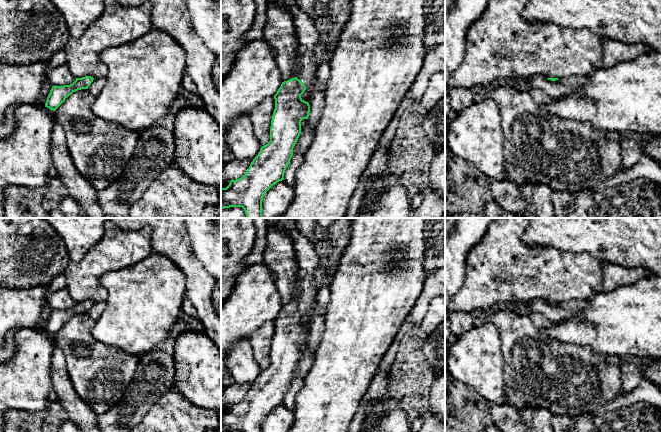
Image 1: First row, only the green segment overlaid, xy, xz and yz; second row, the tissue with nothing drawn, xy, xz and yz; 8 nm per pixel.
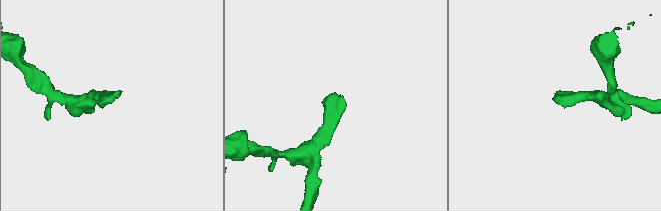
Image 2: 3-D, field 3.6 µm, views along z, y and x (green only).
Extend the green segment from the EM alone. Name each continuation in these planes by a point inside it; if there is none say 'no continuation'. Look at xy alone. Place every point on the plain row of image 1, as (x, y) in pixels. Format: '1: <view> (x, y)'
no continuation

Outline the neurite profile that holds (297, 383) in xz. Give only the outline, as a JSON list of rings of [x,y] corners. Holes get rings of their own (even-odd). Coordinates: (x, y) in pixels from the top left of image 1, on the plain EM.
[[[301,377],[294,378],[290,384],[288,391],[285,394],[284,405],[292,412],[294,412],[295,410],[295,397],[299,390],[303,387],[303,385],[304,378]]]

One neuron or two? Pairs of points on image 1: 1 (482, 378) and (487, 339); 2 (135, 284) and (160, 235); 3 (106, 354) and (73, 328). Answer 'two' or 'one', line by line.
1: one
2: two
3: one

